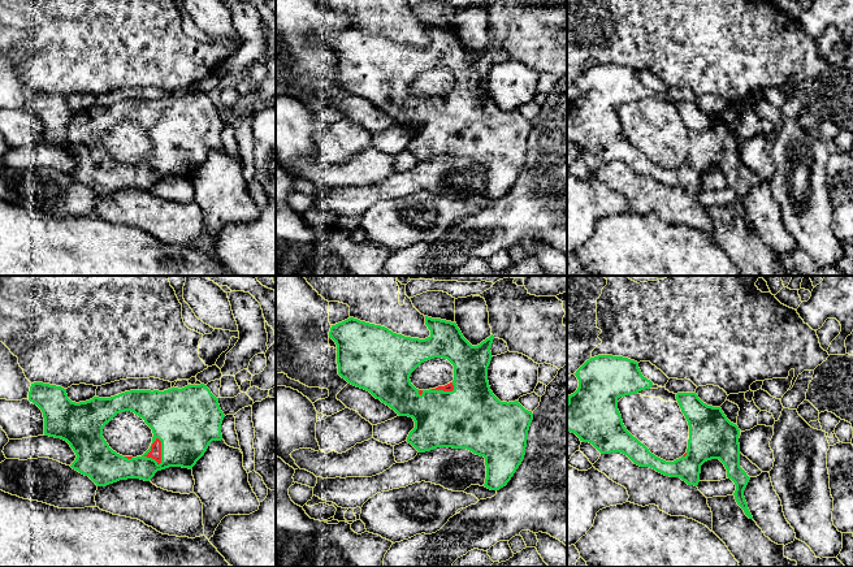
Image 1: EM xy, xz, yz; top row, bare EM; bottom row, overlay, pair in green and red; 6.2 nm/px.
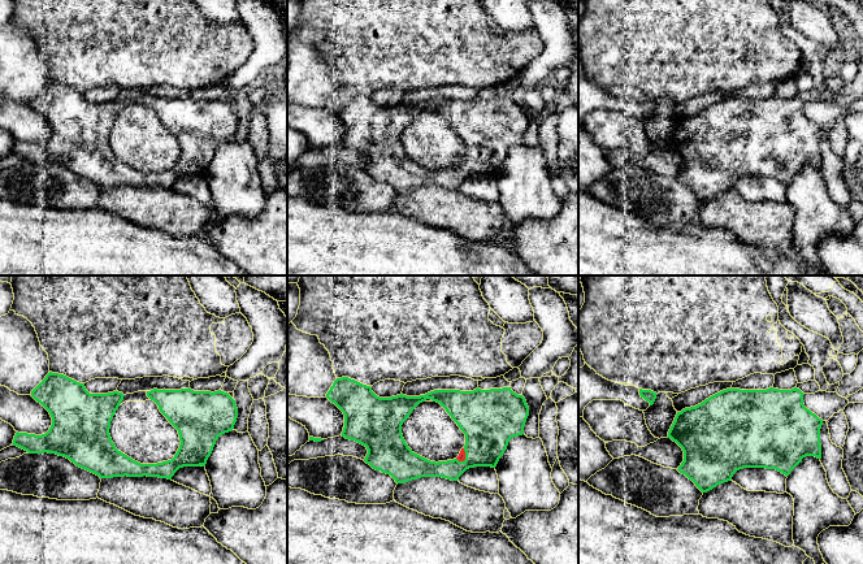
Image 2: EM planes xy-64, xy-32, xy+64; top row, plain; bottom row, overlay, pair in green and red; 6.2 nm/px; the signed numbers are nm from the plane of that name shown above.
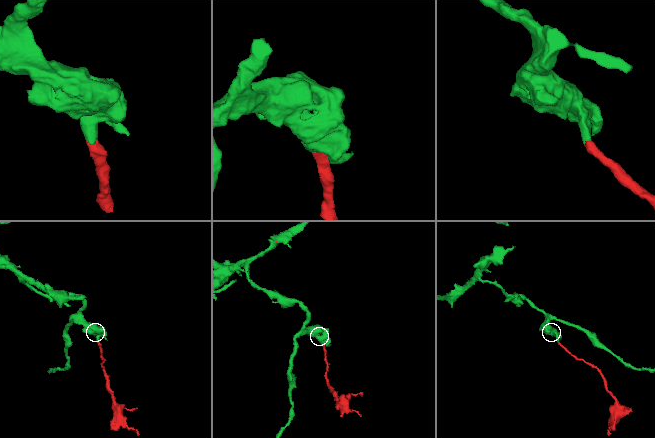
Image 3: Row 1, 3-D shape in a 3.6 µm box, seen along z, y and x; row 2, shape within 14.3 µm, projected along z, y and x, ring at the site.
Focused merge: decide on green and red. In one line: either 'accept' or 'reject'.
accept

